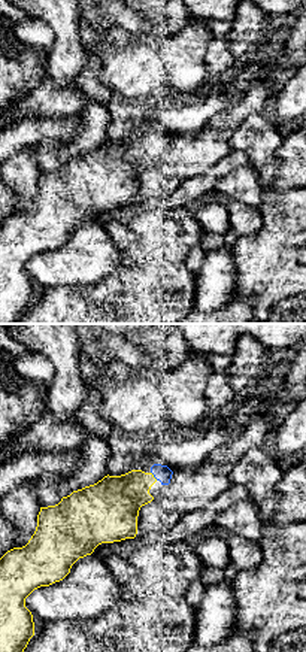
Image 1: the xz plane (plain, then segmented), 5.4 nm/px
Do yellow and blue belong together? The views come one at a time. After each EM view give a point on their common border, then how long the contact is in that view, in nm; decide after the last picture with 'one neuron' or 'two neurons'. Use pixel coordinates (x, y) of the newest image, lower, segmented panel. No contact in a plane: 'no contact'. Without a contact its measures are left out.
contact (152, 476); length 60 nm

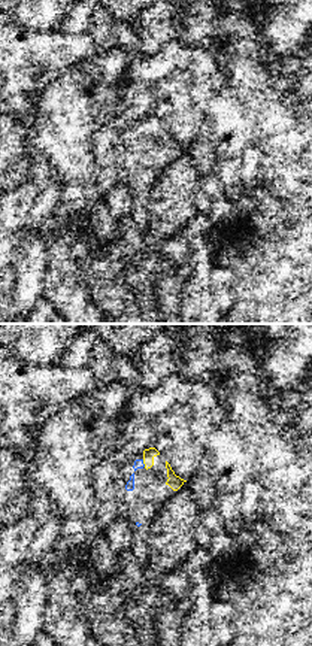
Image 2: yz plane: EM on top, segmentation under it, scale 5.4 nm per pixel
contact (144, 463); length 40 nm

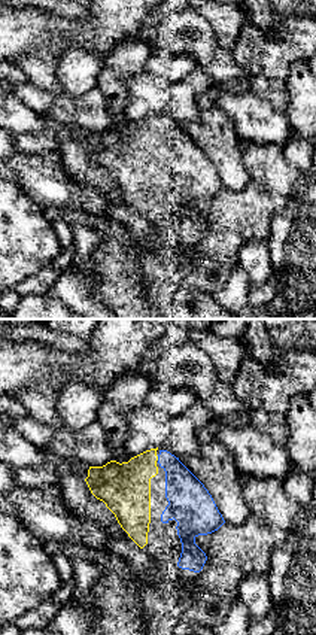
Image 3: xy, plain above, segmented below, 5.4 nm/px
contact (157, 458); length 30 nm

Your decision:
one neuron

